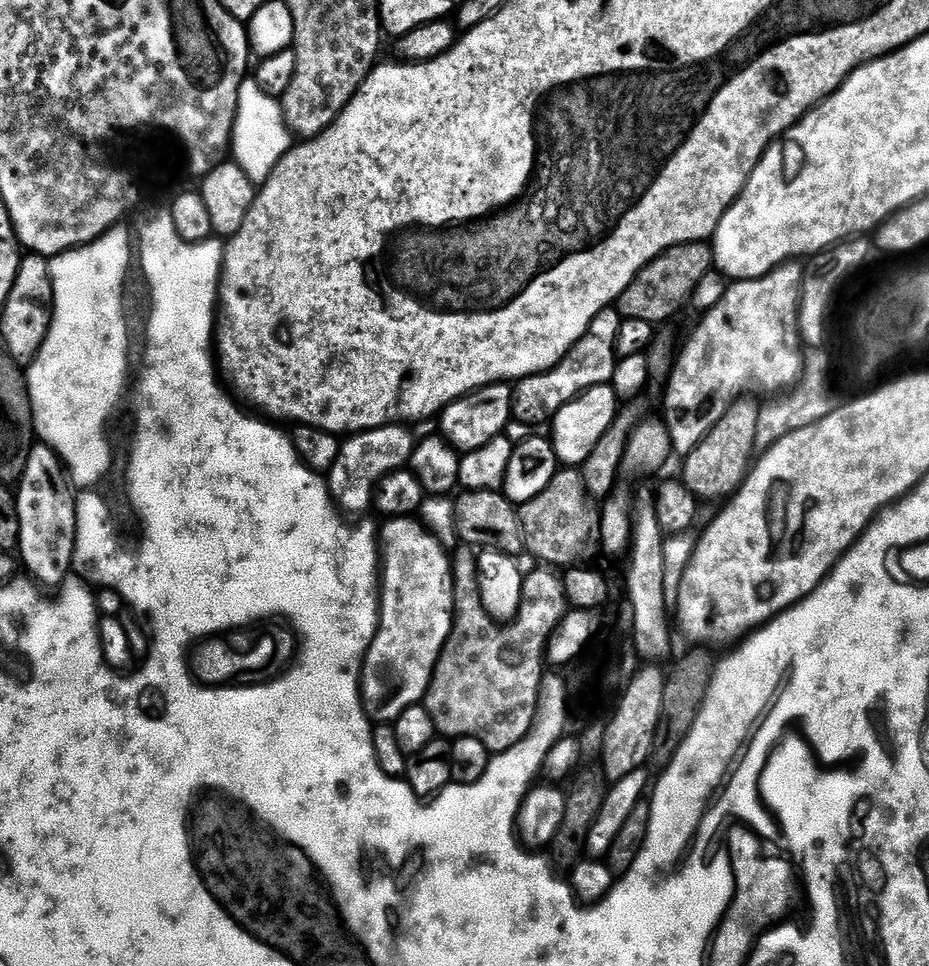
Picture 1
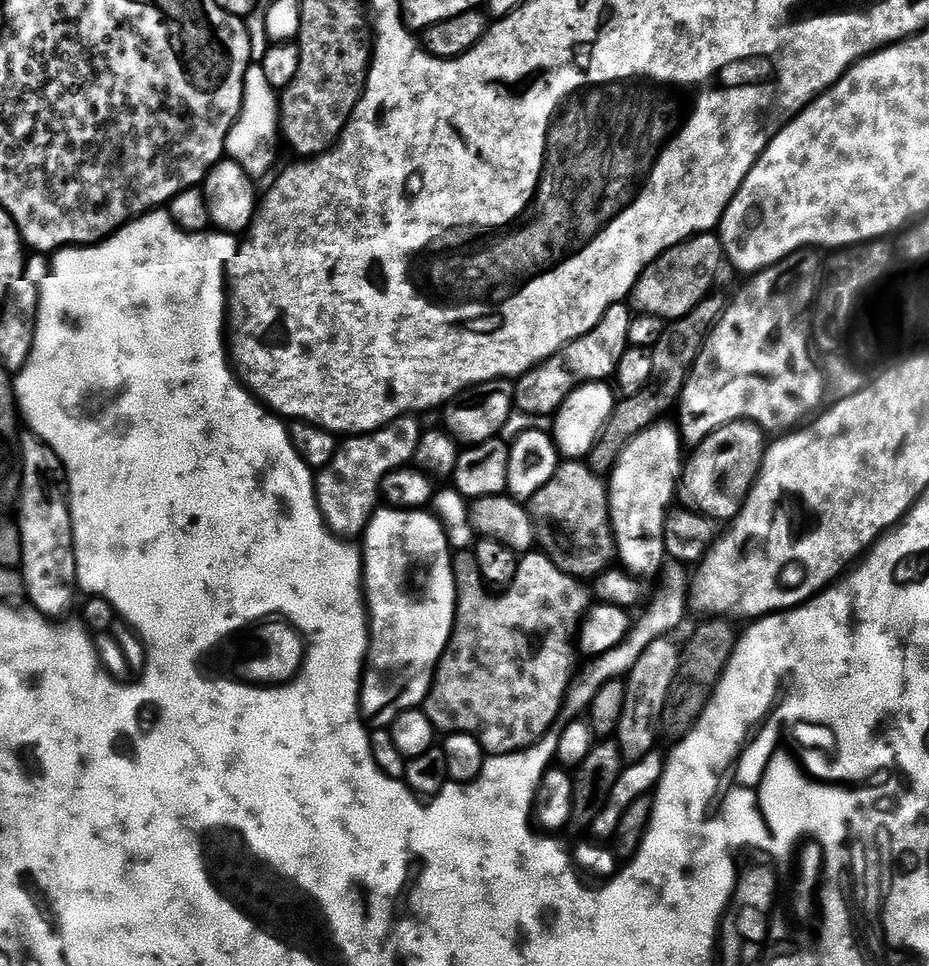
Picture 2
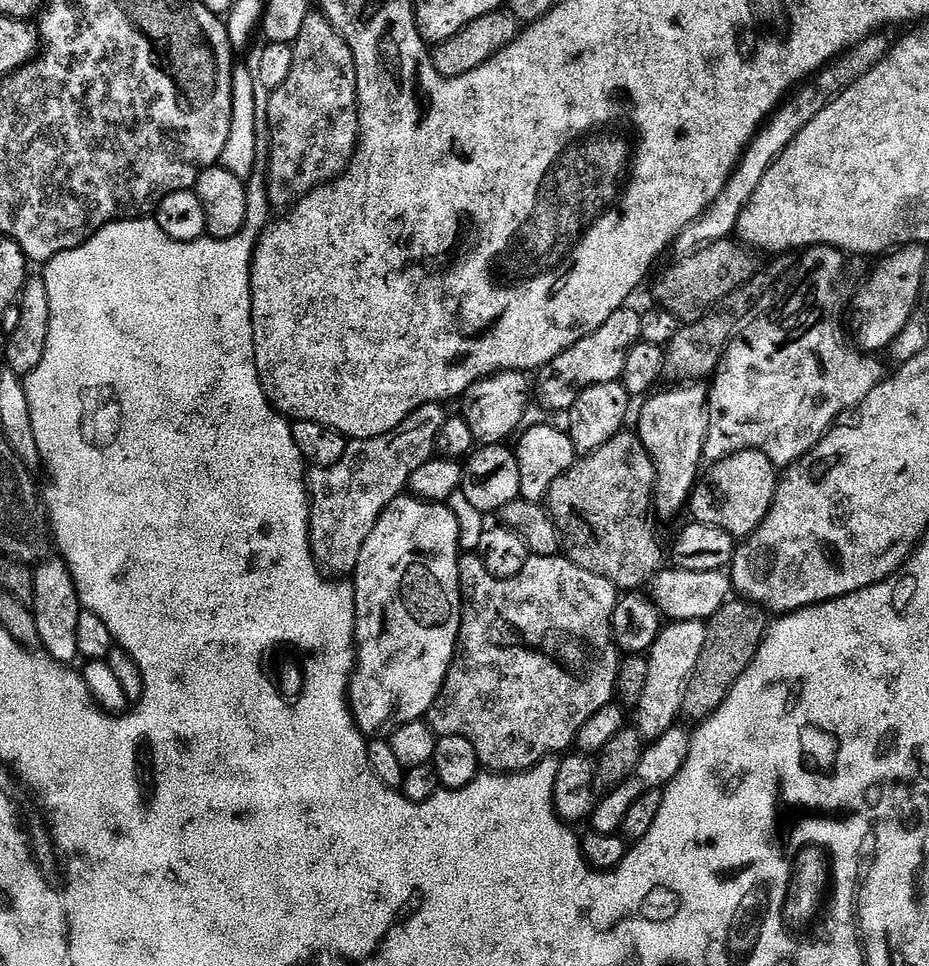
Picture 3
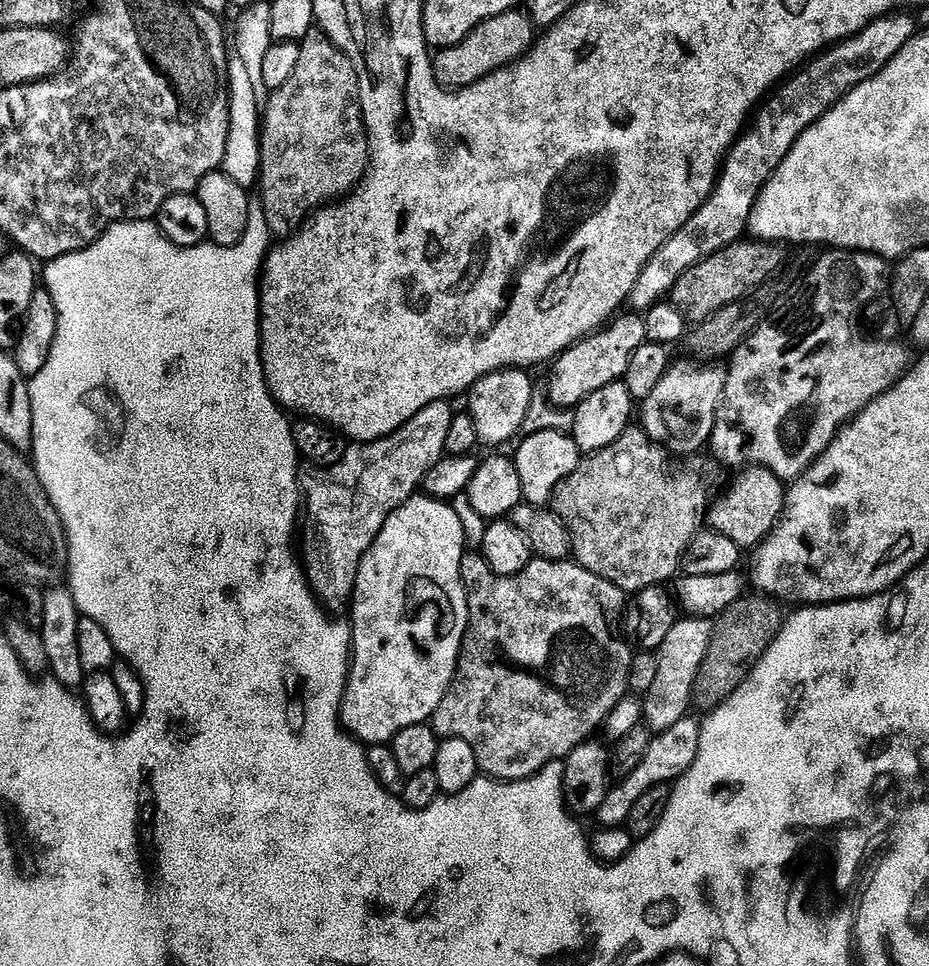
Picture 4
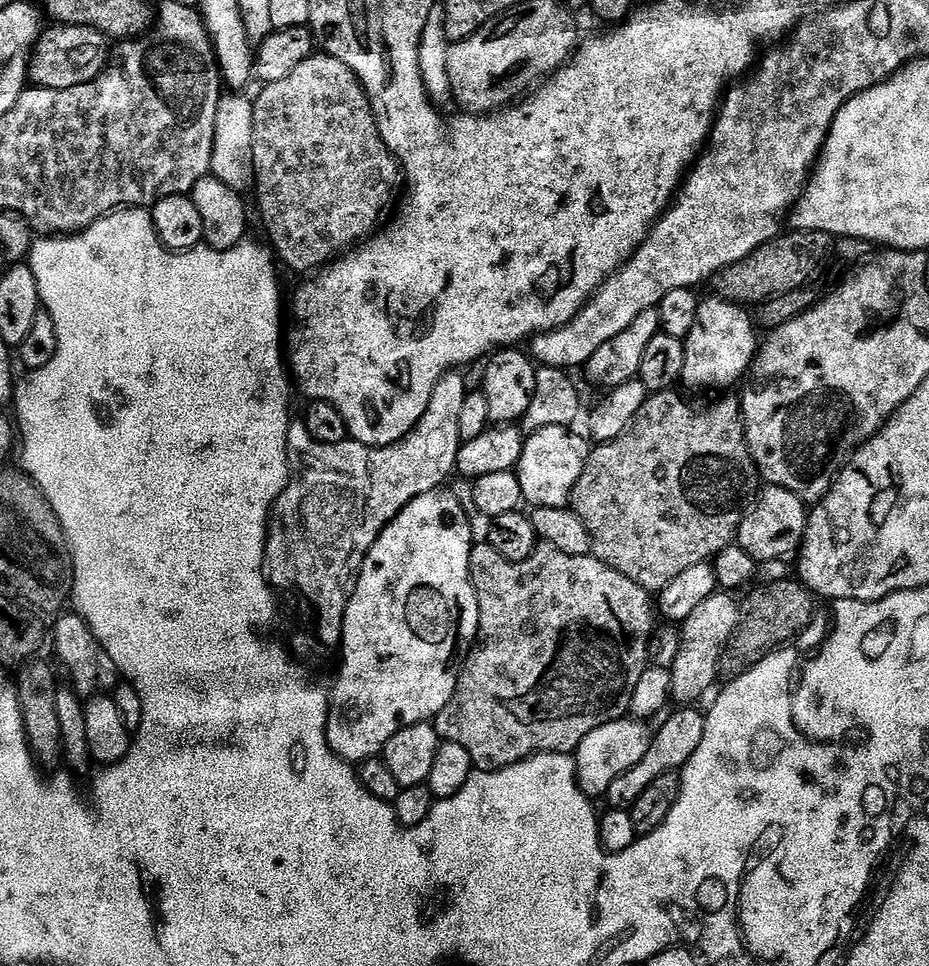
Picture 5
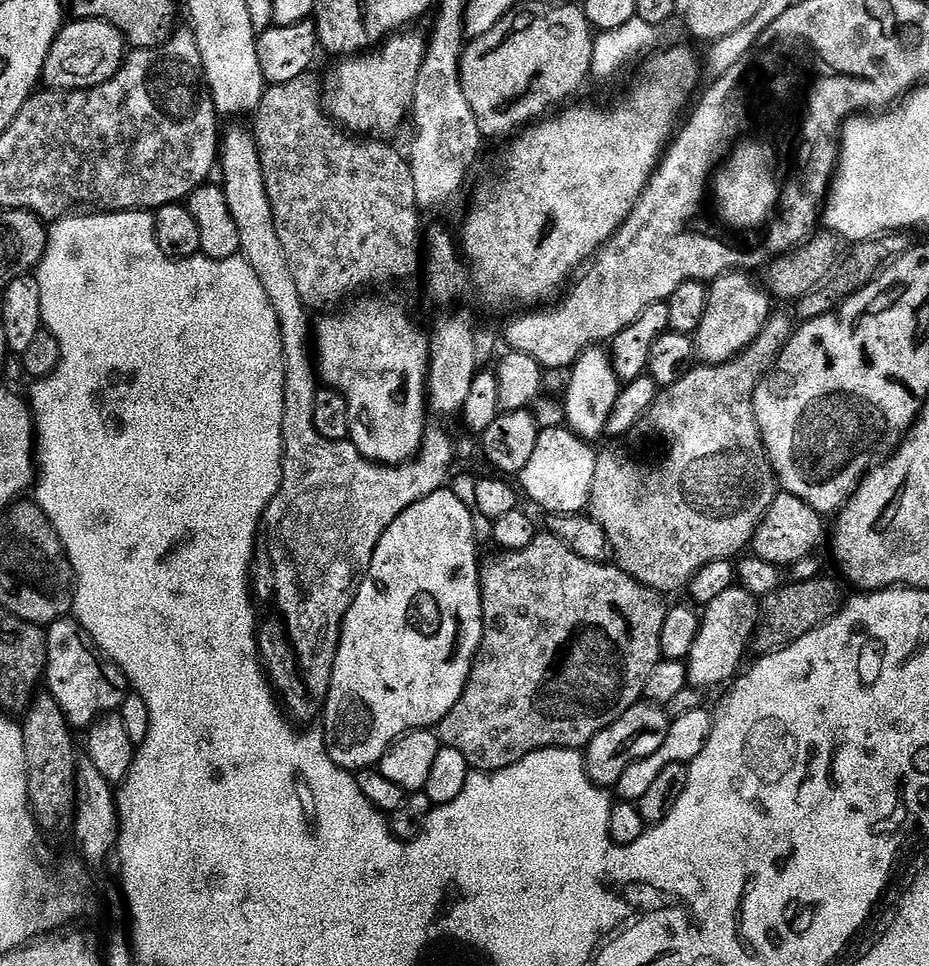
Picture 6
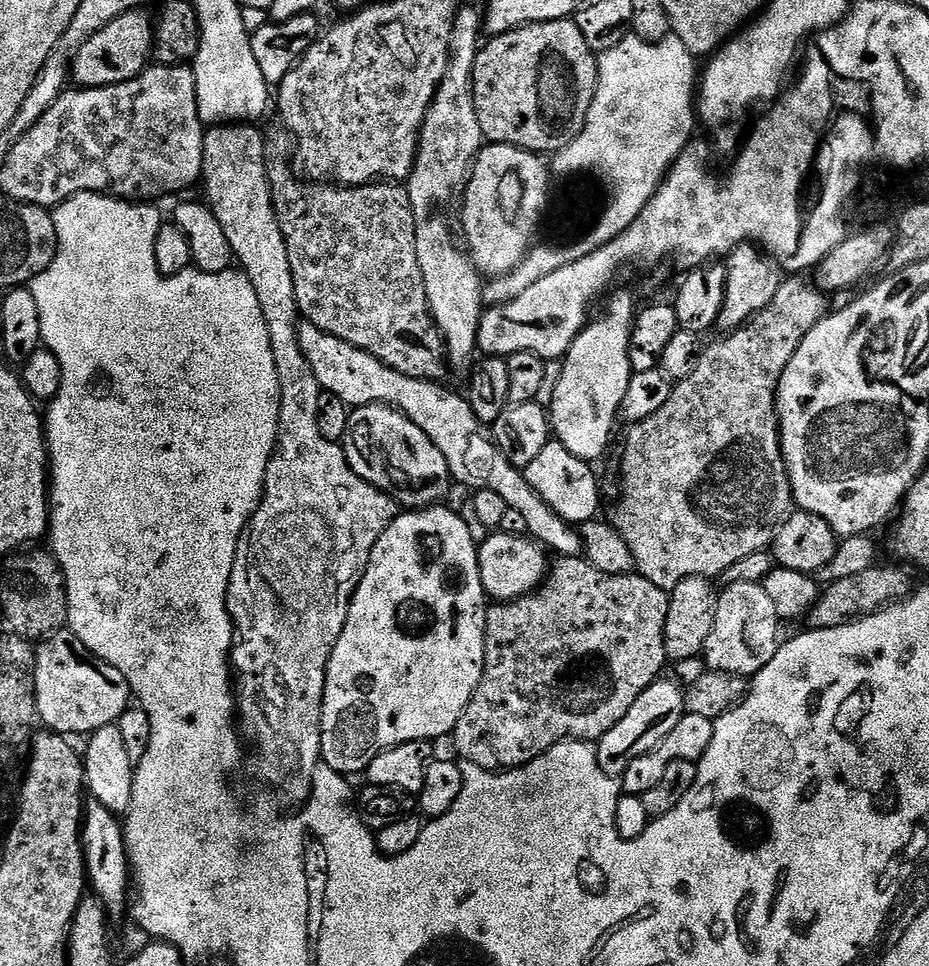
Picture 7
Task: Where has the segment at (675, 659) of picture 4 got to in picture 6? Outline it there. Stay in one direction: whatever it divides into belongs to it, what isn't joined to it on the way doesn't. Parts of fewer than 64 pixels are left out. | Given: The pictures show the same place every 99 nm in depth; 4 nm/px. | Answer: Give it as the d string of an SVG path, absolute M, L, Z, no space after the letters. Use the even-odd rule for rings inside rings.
M733 586L718 595L718 598L703 609L693 648L689 650L686 659L688 684L693 689L705 690L704 688L716 688L719 684L727 685L741 671L740 663L744 660L744 647L747 644L749 647L758 628L756 604L758 604L757 597L747 588Z

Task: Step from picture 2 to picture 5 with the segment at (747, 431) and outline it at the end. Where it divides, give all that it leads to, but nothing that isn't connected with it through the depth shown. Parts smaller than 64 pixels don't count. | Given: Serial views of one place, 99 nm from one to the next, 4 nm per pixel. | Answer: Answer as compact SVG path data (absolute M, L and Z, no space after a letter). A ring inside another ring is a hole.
M768 484L751 501L750 507L740 517L736 527L734 540L739 545L741 553L760 564L768 564L771 560L780 560L792 551L797 551L808 525L806 507L797 493L779 488L777 484Z

